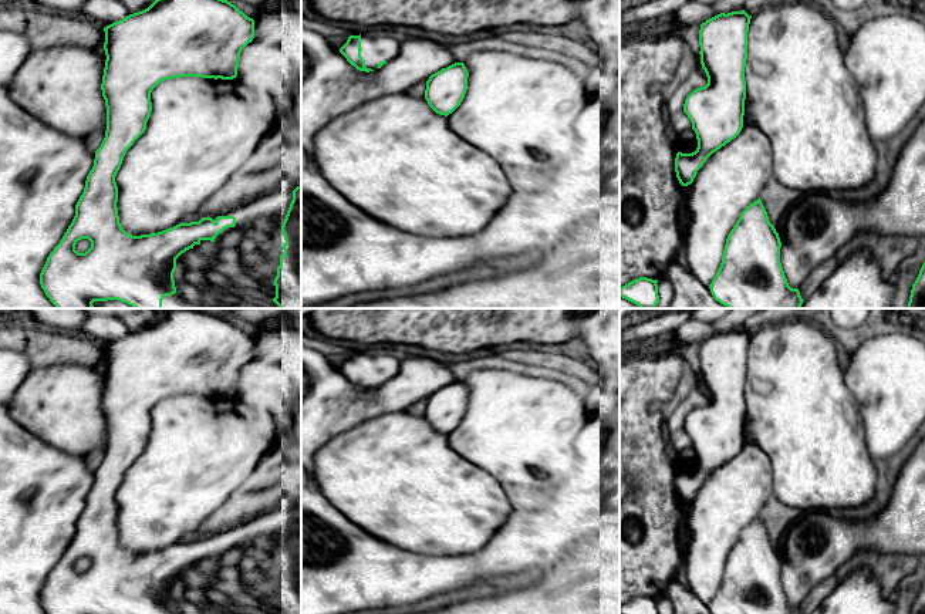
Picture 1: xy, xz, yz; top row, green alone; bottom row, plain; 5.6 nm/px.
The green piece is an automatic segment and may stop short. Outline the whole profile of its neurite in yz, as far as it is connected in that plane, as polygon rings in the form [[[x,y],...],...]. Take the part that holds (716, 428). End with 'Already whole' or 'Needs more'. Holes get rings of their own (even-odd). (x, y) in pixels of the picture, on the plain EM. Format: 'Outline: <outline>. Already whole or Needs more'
Outline: [[[742,328],[720,331],[700,343],[699,372],[708,402],[693,408],[683,422],[698,466],[692,472],[676,472],[675,490],[682,505],[691,503],[706,478],[743,446],[750,337]]]. Already whole

